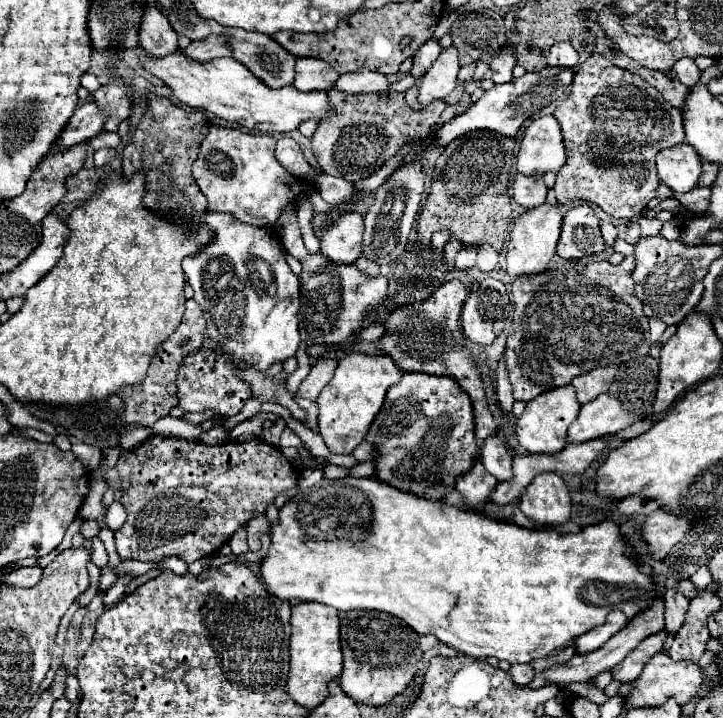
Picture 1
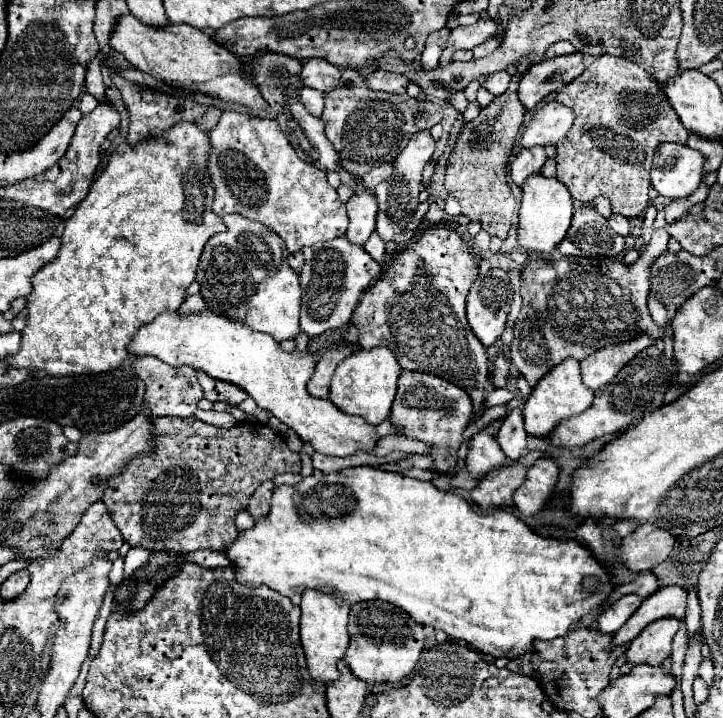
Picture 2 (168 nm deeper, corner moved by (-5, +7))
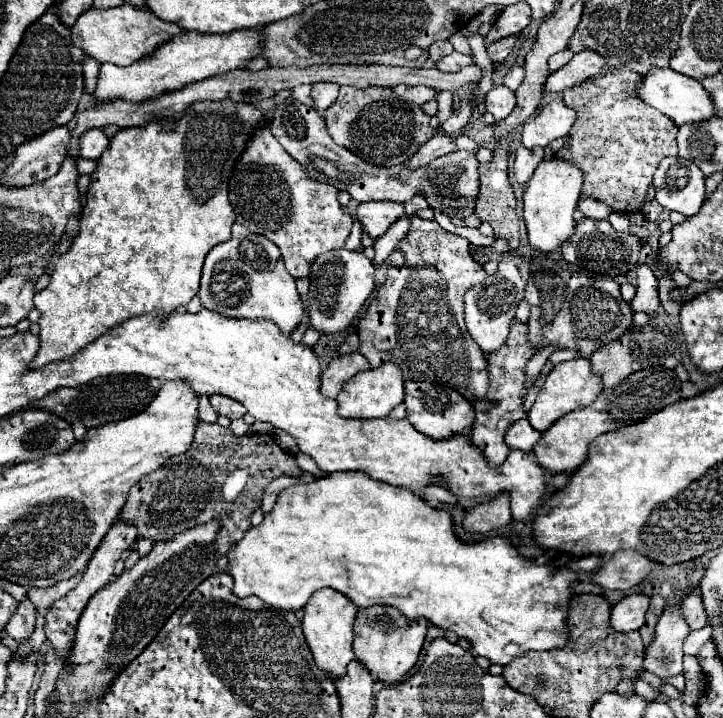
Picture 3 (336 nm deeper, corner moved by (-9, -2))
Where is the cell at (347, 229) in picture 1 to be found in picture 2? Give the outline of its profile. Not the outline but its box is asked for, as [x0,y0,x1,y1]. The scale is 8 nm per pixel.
[345,191,377,245]

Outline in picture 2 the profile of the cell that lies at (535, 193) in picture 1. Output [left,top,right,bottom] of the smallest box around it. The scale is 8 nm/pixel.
[511,147,547,187]

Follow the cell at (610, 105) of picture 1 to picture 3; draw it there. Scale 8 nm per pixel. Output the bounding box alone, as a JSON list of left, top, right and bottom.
[557,68,677,214]

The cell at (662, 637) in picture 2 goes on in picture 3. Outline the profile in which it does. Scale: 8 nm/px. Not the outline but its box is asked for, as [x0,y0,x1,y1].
[645,588,691,680]

